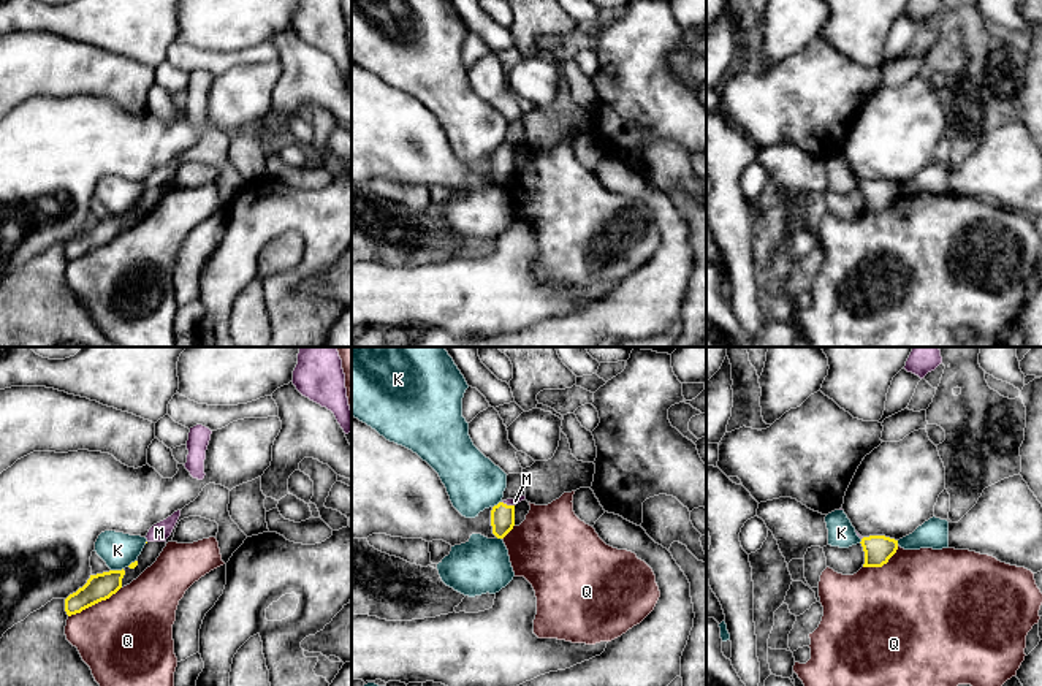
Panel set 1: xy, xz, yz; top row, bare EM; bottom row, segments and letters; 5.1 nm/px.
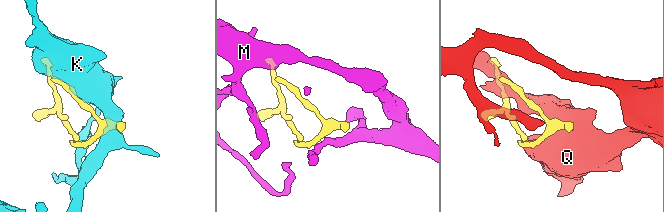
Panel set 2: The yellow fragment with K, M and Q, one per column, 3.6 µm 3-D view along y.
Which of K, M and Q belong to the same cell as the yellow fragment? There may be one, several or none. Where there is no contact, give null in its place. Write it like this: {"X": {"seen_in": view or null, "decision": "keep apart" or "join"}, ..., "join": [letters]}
{"K": {"seen_in": "xy", "decision": "keep apart"}, "M": {"seen_in": "xz", "decision": "join"}, "Q": {"seen_in": "xy", "decision": "keep apart"}, "join": ["M"]}

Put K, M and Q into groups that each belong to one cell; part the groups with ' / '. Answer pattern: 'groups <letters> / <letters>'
groups K / M / Q

